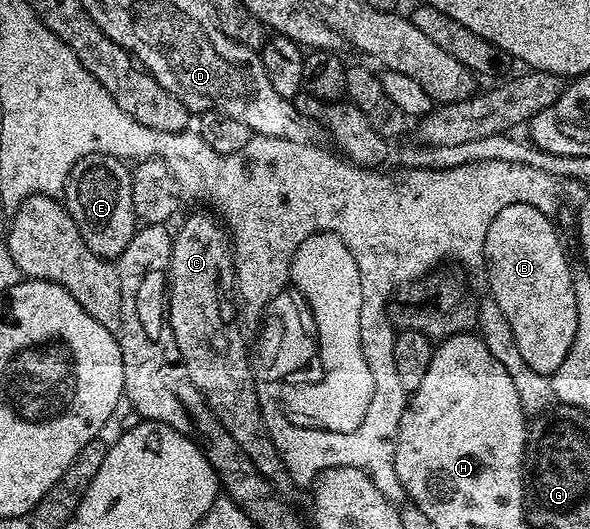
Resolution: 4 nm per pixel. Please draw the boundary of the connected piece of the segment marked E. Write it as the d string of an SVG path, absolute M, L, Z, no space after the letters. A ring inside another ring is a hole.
M104 153L85 155L67 177L65 204L69 215L77 223L85 243L99 257L112 258L121 255L137 232L137 218L133 207L132 170L126 169L118 157Z

